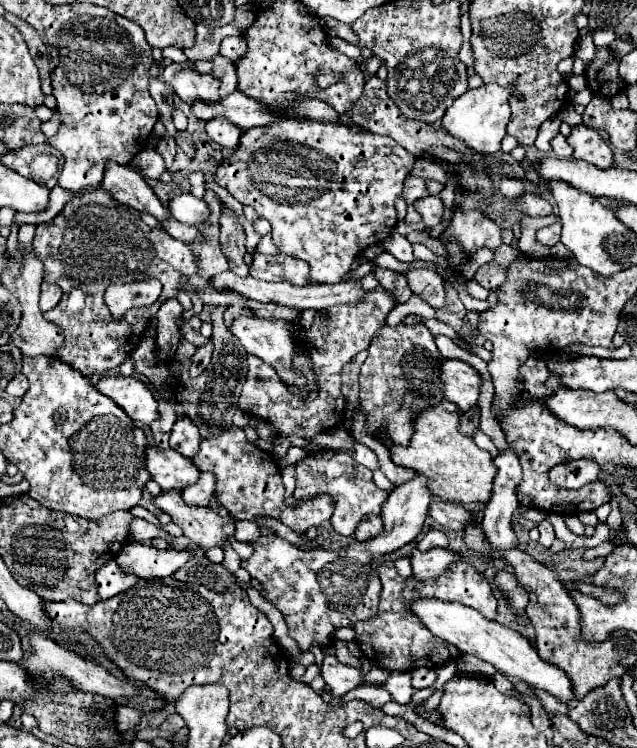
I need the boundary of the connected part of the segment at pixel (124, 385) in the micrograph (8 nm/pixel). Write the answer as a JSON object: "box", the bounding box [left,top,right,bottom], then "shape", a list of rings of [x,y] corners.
{"box":[96,374,158,426],"shape":[[[106,374],[98,380],[96,390],[120,406],[134,422],[148,426],[158,418],[158,402],[154,400],[150,388],[132,376]]]}

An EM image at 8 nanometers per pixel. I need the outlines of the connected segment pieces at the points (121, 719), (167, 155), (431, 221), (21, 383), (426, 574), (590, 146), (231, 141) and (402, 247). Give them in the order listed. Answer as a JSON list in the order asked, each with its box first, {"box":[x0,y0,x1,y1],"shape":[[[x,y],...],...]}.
[{"box":[116,706,140,732],"shape":[[[120,706],[116,708],[116,724],[120,732],[128,732],[140,724],[140,712],[130,706]]]},{"box":[154,140,176,170],"shape":[[[160,140],[154,150],[164,158],[166,170],[170,170],[170,166],[174,162],[174,154],[176,154],[176,142],[174,140]]]},{"box":[414,196,442,228],"shape":[[[440,196],[420,198],[420,200],[414,202],[414,208],[424,218],[426,228],[432,228],[432,226],[440,224],[440,220],[442,220],[442,200],[440,200]]]},{"box":[4,374,28,398],"shape":[[[18,374],[18,376],[14,376],[14,378],[8,382],[8,386],[4,388],[4,392],[6,392],[8,396],[22,398],[22,396],[28,392],[28,380],[24,378],[24,374]]]},{"box":[410,548,460,580],"shape":[[[414,548],[412,556],[410,556],[416,580],[436,578],[446,572],[450,562],[458,562],[458,560],[460,560],[458,554],[454,554],[450,550],[436,550],[436,548],[428,550],[428,552],[420,552],[418,548]]]},{"box":[566,124,612,168],"shape":[[[584,124],[572,126],[570,136],[566,138],[568,144],[574,148],[574,158],[590,162],[598,168],[610,168],[612,166],[612,150],[608,144],[600,138],[600,134],[594,128],[588,128]]]},{"box":[206,118,240,150],"shape":[[[212,118],[206,122],[206,134],[218,142],[224,150],[234,150],[238,146],[240,140],[240,128],[232,122],[228,122],[226,118]]]},{"box":[382,232,416,264],"shape":[[[394,232],[392,236],[388,236],[388,240],[384,240],[382,246],[388,254],[392,254],[400,262],[406,262],[406,264],[416,262],[416,256],[412,252],[412,244],[406,240],[406,236],[400,236]]]}]

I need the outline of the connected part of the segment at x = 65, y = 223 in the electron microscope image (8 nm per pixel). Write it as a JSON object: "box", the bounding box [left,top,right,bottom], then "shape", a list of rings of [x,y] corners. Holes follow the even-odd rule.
{"box":[32,190,196,378],"shape":[[[94,190],[94,192],[68,200],[64,210],[56,218],[52,218],[46,224],[36,226],[32,246],[34,246],[34,252],[38,254],[38,258],[44,262],[44,282],[54,282],[64,290],[64,296],[58,302],[58,306],[54,306],[50,312],[44,314],[44,318],[48,322],[52,322],[64,330],[64,344],[56,350],[56,356],[86,378],[102,376],[102,374],[118,368],[126,360],[126,356],[132,354],[132,350],[140,344],[140,340],[150,324],[148,320],[152,320],[156,316],[158,308],[166,302],[166,298],[178,294],[180,286],[188,288],[188,280],[196,272],[196,260],[194,260],[192,248],[188,244],[174,240],[162,228],[148,228],[140,220],[138,210],[132,210],[132,208],[116,202],[104,190]],[[144,278],[158,278],[162,282],[160,298],[152,306],[132,308],[130,312],[126,312],[126,316],[122,320],[114,320],[102,298],[106,288],[116,282],[126,284],[126,282],[144,280]]]}

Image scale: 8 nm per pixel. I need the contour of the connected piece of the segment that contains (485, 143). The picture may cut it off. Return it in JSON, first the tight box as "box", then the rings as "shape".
{"box":[442,84,512,156],"shape":[[[484,84],[476,90],[468,90],[460,98],[456,98],[454,104],[446,110],[442,126],[456,138],[464,140],[472,150],[492,156],[500,150],[500,140],[506,136],[506,124],[510,122],[510,94],[512,86],[498,84]]]}

